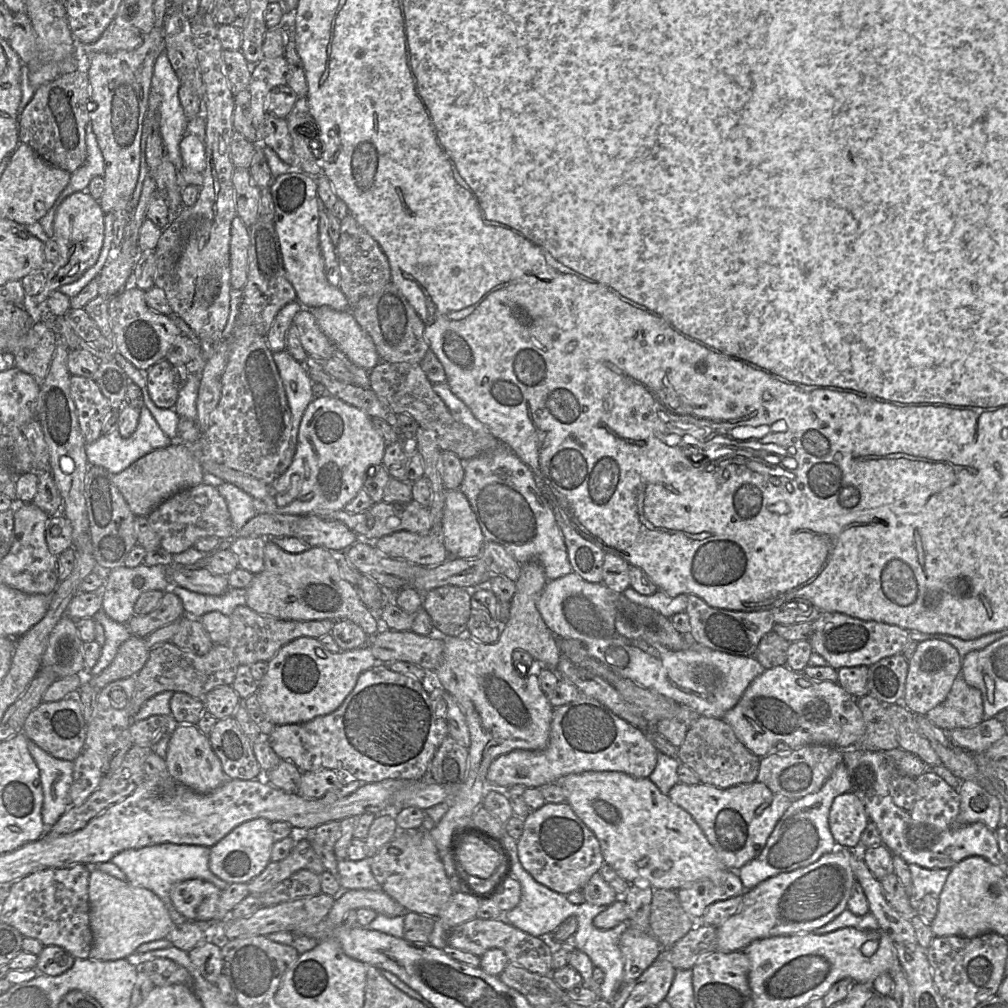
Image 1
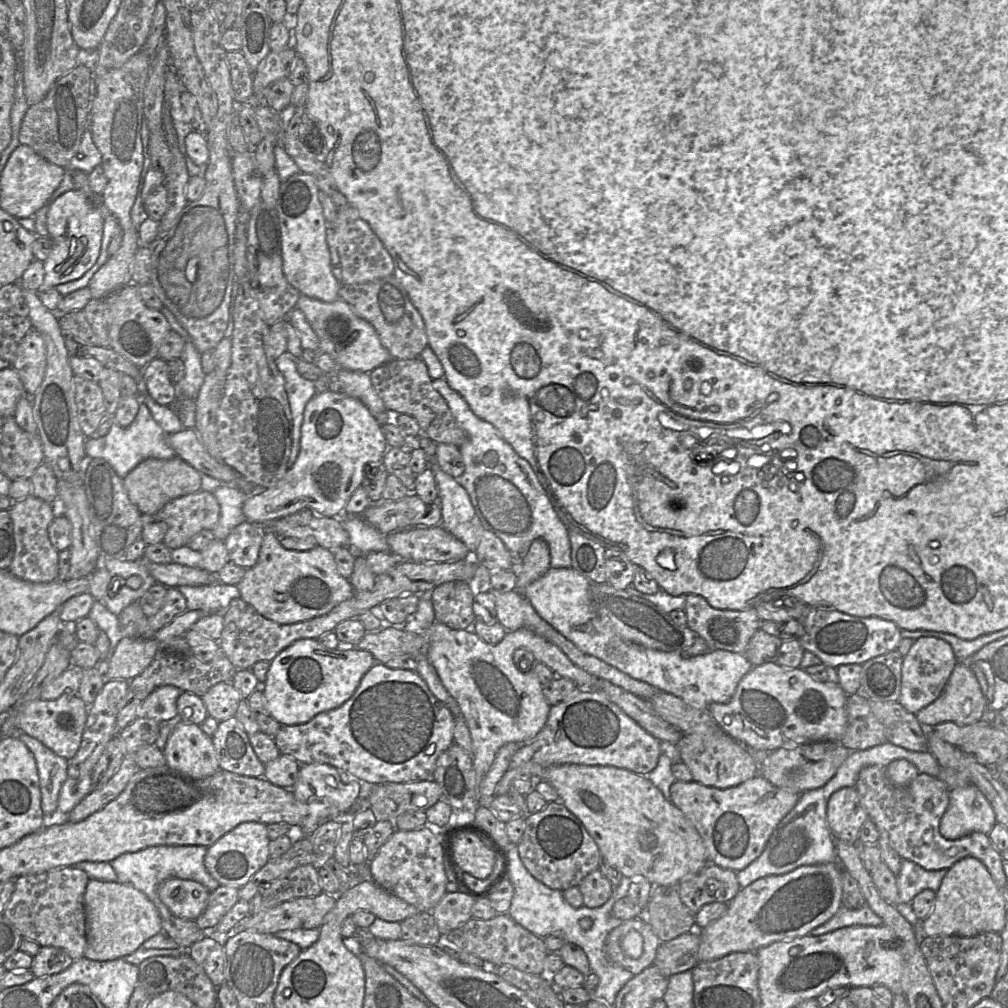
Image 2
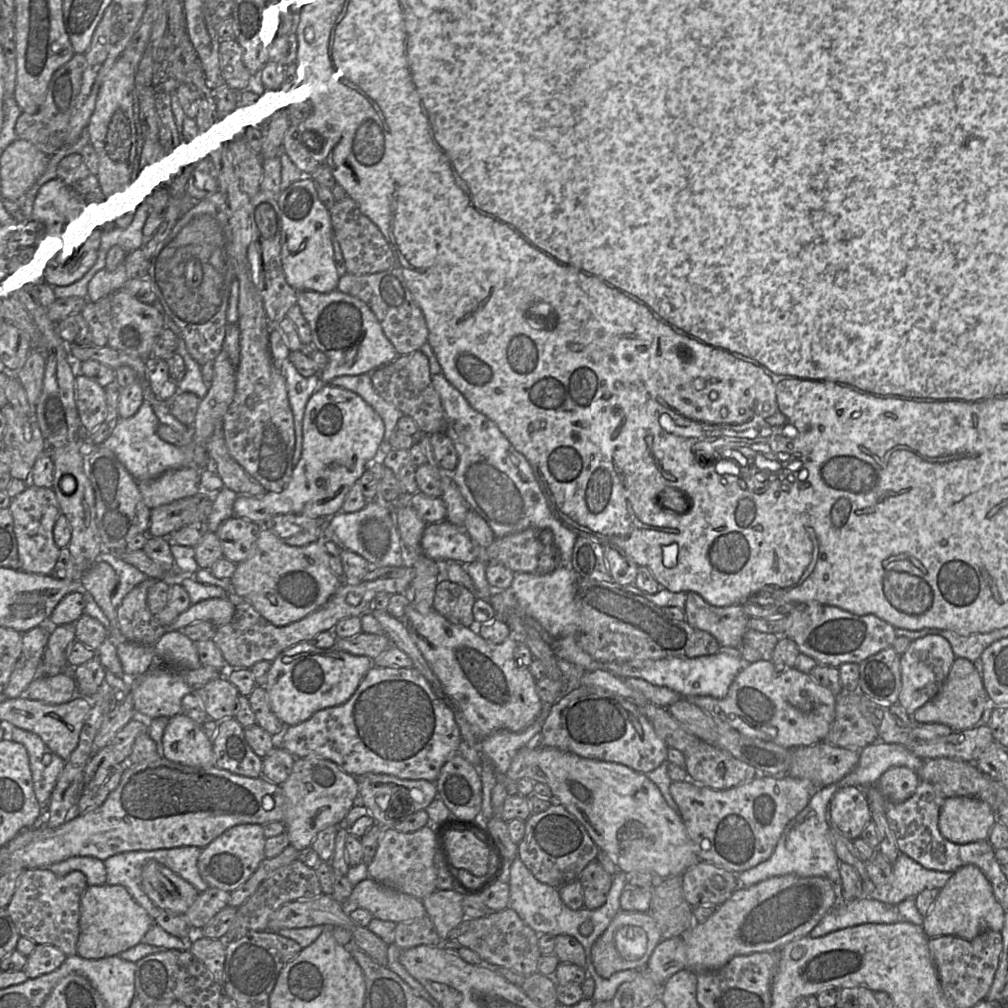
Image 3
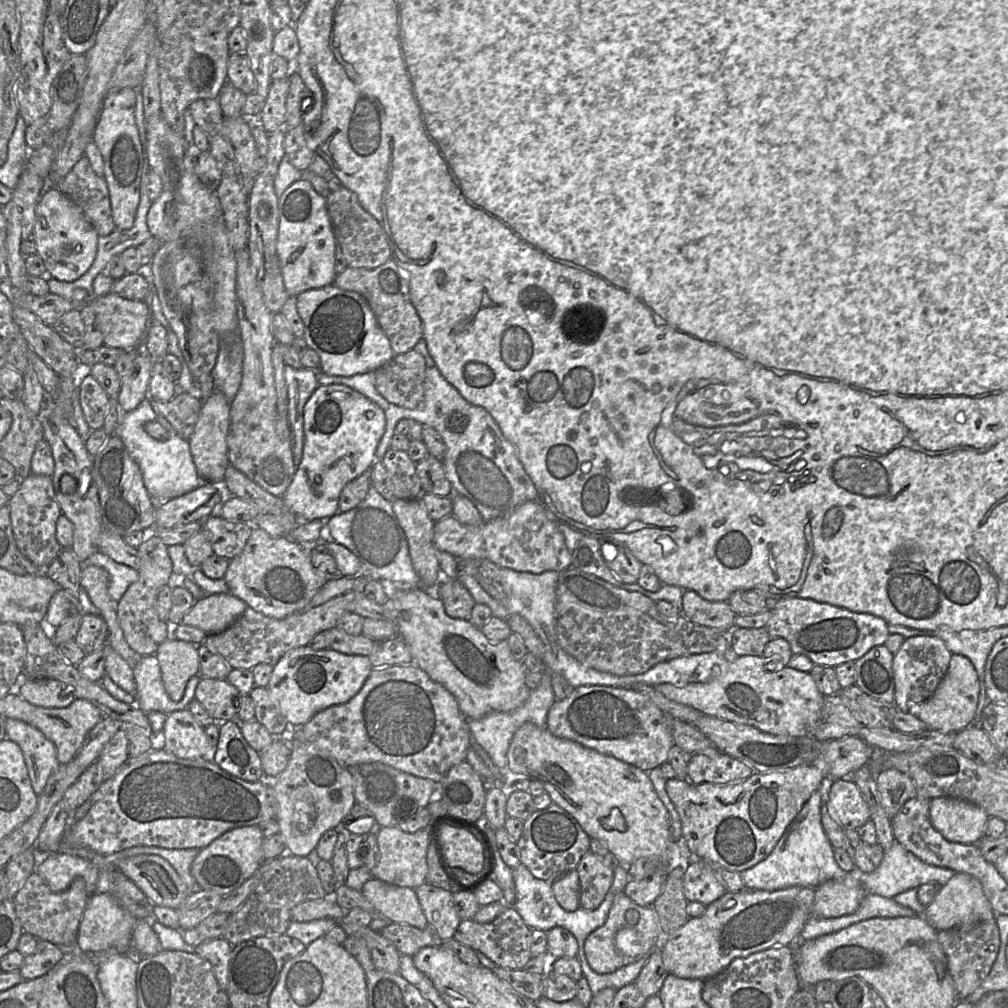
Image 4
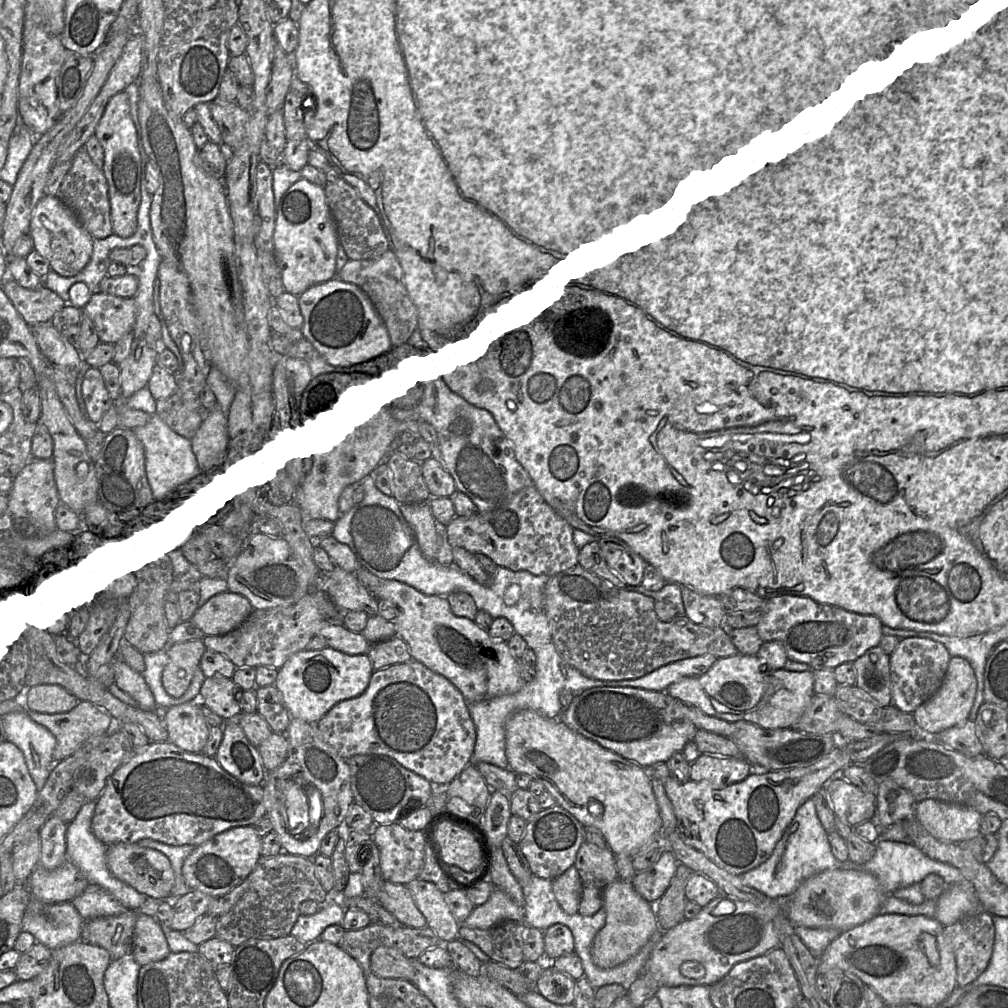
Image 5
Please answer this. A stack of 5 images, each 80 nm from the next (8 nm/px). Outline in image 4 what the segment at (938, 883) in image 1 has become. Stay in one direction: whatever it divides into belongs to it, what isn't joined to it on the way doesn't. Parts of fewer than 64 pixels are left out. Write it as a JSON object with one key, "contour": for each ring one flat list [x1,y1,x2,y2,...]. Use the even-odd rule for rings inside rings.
{"contour":[[894,841,892,846,884,852,879,867,873,872,863,872,856,866,846,874,842,880,847,885,859,885,868,894,875,894,886,898,894,898,896,895,910,889,918,889,927,883,938,883,944,886,955,872,941,867,924,863,914,854,905,849,900,843]]}

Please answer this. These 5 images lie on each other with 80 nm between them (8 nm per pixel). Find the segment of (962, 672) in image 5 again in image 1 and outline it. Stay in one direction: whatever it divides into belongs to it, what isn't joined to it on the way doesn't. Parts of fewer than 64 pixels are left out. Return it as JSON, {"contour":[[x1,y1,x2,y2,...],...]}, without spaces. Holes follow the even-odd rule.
{"contour":[[959,674,946,699,925,717,944,731,973,727,984,719,981,692,968,685]]}

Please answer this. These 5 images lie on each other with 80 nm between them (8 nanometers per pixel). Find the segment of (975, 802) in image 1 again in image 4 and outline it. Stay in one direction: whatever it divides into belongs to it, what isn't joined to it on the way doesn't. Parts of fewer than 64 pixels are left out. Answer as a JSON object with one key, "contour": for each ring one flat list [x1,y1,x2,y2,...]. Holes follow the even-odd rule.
{"contour":[[937,797,929,802,933,827,949,842,977,844,985,835,989,816,979,806,951,797]]}

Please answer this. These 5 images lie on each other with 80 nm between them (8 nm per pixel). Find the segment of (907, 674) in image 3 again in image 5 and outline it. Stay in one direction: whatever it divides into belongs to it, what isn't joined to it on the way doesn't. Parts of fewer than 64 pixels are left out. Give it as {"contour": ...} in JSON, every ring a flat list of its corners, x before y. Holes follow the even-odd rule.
{"contour":[[922,637,901,639,890,654,892,704,903,712,913,714,918,706,940,688,950,658,946,647,935,640]]}

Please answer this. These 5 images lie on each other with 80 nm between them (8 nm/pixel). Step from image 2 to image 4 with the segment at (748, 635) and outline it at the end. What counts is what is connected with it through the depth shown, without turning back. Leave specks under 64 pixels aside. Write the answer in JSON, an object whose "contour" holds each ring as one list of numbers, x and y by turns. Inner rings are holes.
{"contour":[[693,590,683,592,683,613,692,622,707,626,720,632,730,633,734,626,736,613,727,601,708,601]]}

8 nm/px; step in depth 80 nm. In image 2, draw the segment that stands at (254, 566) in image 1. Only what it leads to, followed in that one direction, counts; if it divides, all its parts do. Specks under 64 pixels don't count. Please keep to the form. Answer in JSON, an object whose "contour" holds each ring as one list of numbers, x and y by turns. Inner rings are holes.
{"contour":[[244,521,225,538,230,562,244,569,253,567,259,556,265,528,262,524]]}

